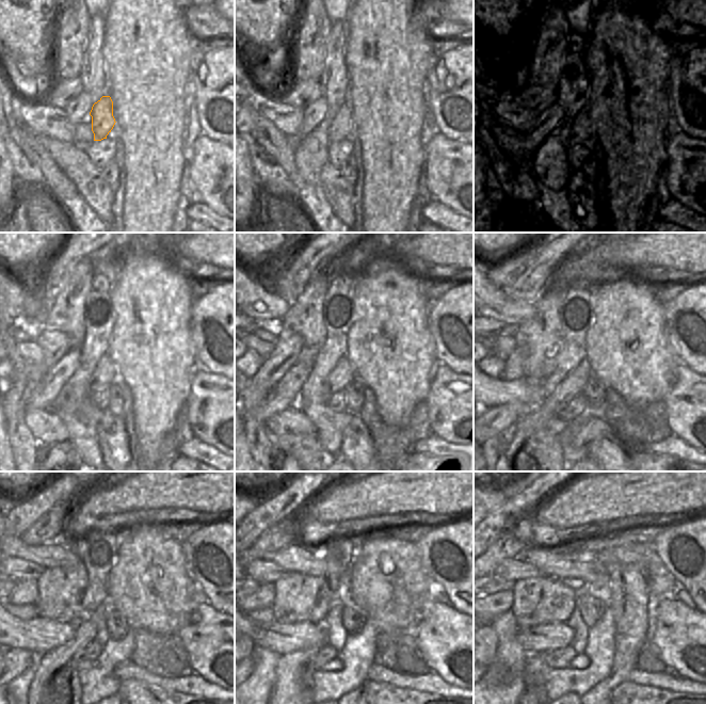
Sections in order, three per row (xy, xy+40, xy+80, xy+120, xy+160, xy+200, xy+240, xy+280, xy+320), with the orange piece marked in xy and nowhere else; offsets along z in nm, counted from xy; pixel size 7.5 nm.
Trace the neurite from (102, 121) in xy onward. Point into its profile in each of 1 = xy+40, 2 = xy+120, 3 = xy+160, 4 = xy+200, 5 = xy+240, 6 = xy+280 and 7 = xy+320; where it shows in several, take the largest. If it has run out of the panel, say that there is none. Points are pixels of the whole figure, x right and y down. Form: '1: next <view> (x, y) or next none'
1: next xy+40 (342, 126)
2: next xy+120 (106, 373)
3: next xy+160 (343, 372)
4: next xy+200 (534, 426)
5: next xy+240 (55, 668)
6: next xy+280 (293, 669)
7: next xy+320 (535, 670)

